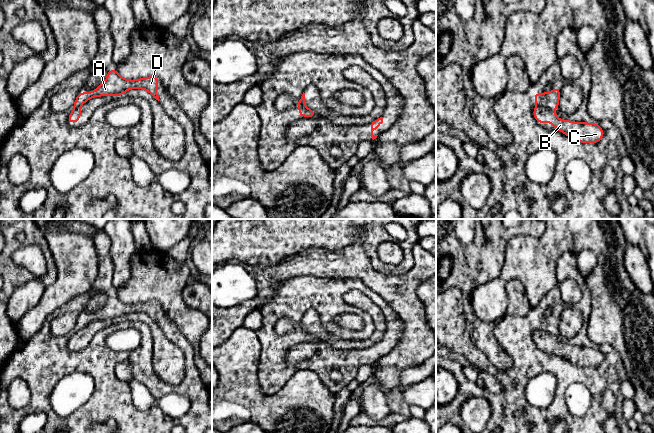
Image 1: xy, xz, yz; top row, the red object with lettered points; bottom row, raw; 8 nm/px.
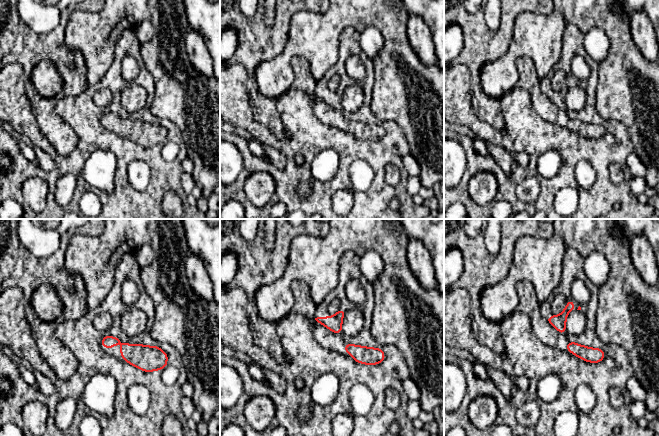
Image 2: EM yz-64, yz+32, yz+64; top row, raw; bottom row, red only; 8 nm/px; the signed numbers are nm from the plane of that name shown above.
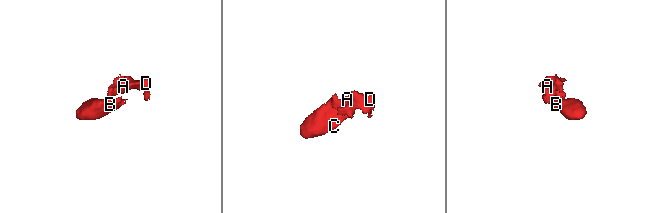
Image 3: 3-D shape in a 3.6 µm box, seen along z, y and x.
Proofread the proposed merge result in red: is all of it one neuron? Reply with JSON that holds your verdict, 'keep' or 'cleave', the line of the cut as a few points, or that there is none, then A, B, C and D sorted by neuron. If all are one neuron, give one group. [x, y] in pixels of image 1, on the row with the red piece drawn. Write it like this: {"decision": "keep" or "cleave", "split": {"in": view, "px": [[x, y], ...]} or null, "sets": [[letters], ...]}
{"decision": "cleave", "split": {"in": "yz", "px": [[538, 104], [547, 109]]}, "sets": [["A", "D"], ["B", "C"]]}

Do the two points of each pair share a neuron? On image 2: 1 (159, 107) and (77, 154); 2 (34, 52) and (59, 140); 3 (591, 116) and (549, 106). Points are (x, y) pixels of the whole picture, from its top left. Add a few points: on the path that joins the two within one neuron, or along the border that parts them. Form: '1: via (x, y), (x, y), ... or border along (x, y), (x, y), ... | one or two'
1: border along (153, 88), (151, 112), (158, 119), (173, 122) | two
2: via (28, 74), (30, 90), (46, 118) | one
3: border along (546, 96), (560, 109), (565, 110) | two

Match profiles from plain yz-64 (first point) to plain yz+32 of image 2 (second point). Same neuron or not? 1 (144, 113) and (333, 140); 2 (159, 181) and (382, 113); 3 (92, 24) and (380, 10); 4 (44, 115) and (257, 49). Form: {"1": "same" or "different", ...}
{"1": "same", "2": "different", "3": "same", "4": "same"}

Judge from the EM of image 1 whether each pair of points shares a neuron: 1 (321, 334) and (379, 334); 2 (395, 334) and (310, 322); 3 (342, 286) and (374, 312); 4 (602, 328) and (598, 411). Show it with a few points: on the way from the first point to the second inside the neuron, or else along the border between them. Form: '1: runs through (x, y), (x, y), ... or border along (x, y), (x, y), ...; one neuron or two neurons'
1: runs through (335, 341), (342, 344), (365, 343); one neuron
2: border along (319, 316), (322, 326), (327, 331); two neurons
3: border along (342, 296), (351, 290), (359, 290), (371, 300); two neurons
4: border along (597, 346), (609, 344), (619, 354), (620, 359); two neurons

